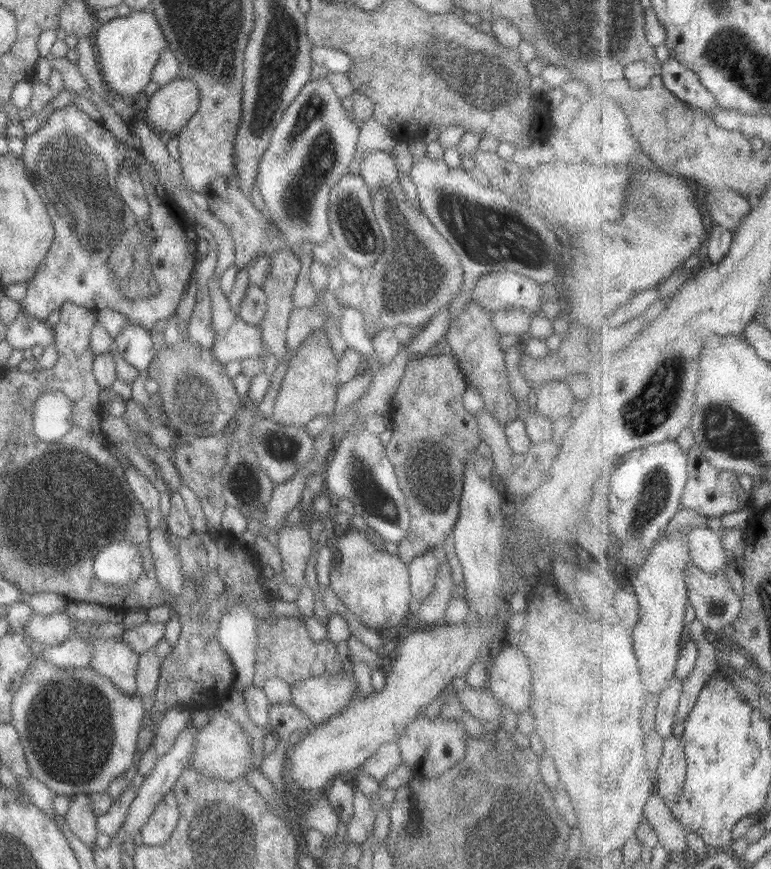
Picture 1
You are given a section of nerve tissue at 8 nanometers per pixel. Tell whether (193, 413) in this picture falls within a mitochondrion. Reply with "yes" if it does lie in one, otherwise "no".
yes

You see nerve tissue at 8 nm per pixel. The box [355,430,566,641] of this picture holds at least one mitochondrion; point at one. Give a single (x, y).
(420, 457)

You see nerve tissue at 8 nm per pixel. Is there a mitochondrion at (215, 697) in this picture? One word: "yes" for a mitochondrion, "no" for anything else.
no

